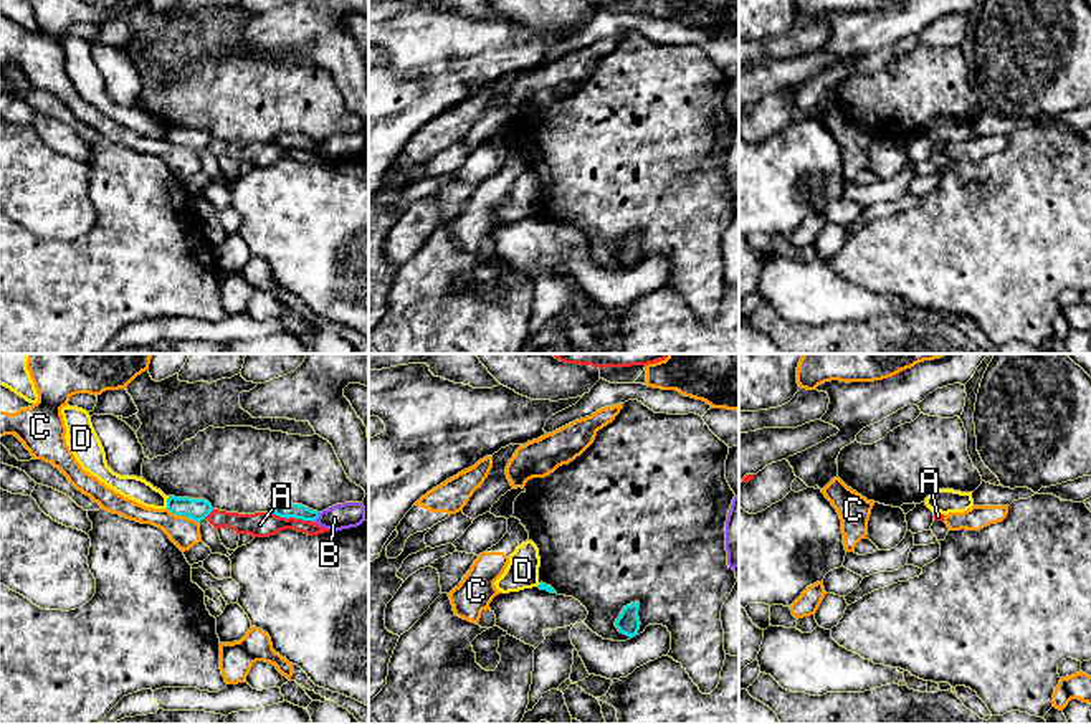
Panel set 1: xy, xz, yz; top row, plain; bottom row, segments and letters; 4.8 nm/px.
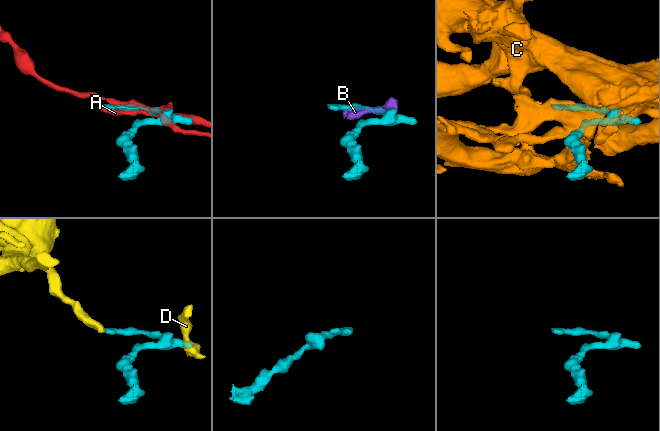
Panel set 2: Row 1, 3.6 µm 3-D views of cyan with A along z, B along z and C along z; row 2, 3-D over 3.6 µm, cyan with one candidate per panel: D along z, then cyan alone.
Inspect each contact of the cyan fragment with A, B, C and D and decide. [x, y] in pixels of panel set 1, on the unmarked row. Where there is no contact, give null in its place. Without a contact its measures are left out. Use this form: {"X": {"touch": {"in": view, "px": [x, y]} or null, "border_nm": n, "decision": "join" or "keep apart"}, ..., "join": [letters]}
{"A": {"touch": {"in": "xy", "px": [291, 146]}, "border_nm": 200, "decision": "keep apart"}, "B": {"touch": {"in": "xy", "px": [316, 147]}, "border_nm": 60, "decision": "keep apart"}, "C": {"touch": {"in": "xy", "px": [182, 144]}, "border_nm": 180, "decision": "keep apart"}, "D": {"touch": {"in": "xy", "px": [167, 131]}, "border_nm": 60, "decision": "keep apart"}, "join": []}

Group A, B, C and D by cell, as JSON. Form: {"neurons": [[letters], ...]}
{"neurons": [["A"], ["B", "C"], ["D"]]}

